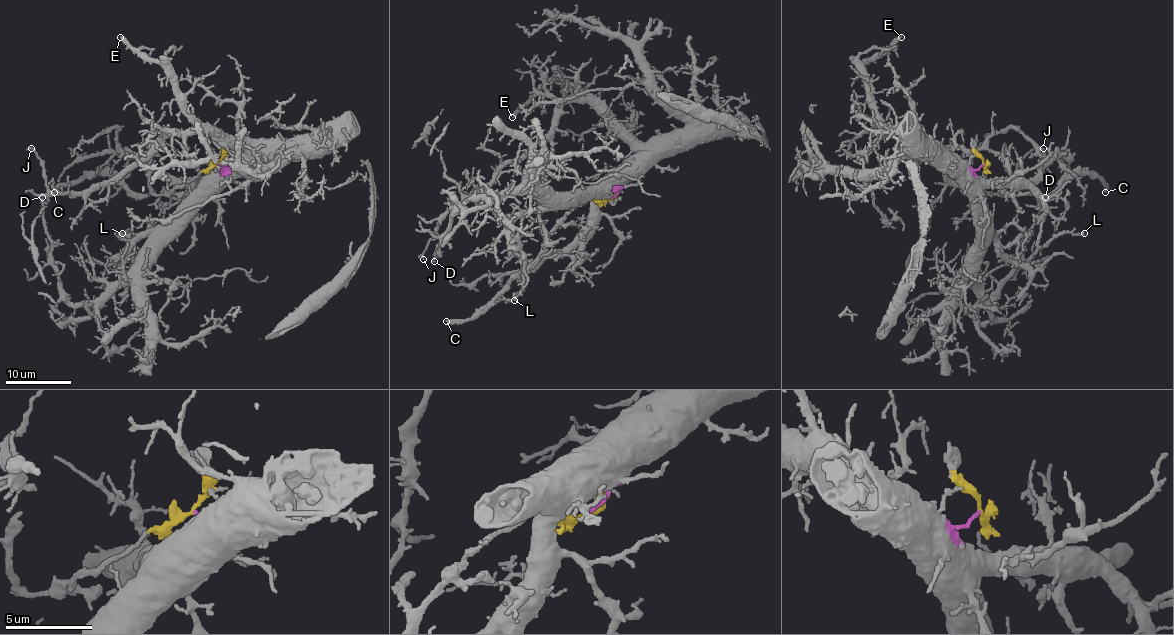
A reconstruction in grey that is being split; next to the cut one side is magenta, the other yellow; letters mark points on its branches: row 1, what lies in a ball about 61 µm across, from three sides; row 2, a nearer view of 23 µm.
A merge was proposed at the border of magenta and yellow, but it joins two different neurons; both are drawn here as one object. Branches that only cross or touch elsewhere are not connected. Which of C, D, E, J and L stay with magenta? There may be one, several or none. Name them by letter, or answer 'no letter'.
D, E, J, L

